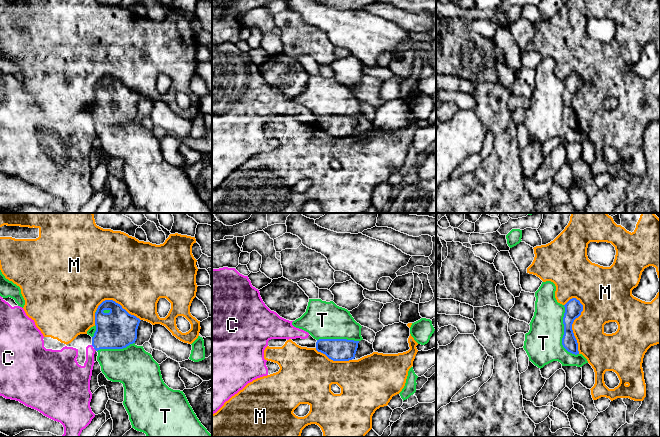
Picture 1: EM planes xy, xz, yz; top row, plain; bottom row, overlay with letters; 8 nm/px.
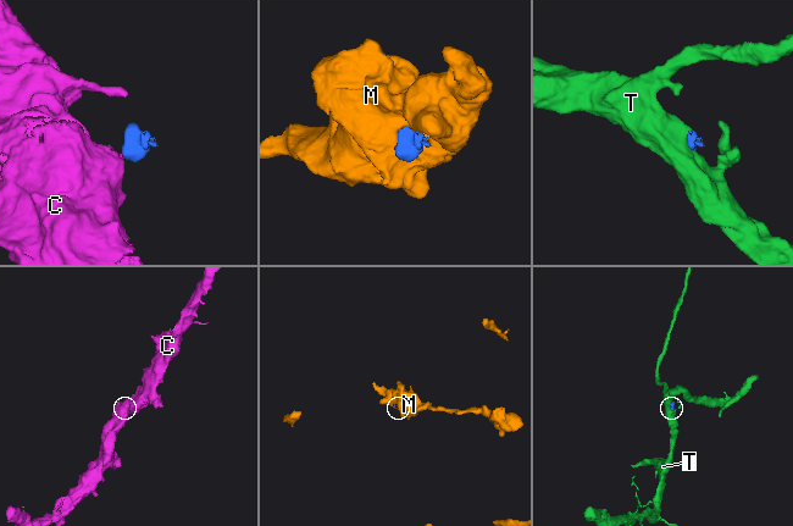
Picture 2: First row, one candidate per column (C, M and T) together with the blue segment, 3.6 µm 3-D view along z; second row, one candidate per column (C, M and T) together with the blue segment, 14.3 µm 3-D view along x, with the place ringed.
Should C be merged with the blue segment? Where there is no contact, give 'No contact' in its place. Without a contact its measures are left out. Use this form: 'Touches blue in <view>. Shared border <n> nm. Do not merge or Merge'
Touches blue in xy. Shared border 40 nm. Do not merge

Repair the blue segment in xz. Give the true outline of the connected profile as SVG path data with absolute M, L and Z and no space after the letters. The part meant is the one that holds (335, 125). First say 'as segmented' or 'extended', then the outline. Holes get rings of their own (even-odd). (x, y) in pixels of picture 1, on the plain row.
as segmented | M319 115L316 126L333 137L349 137L355 134L358 119L347 115Z

